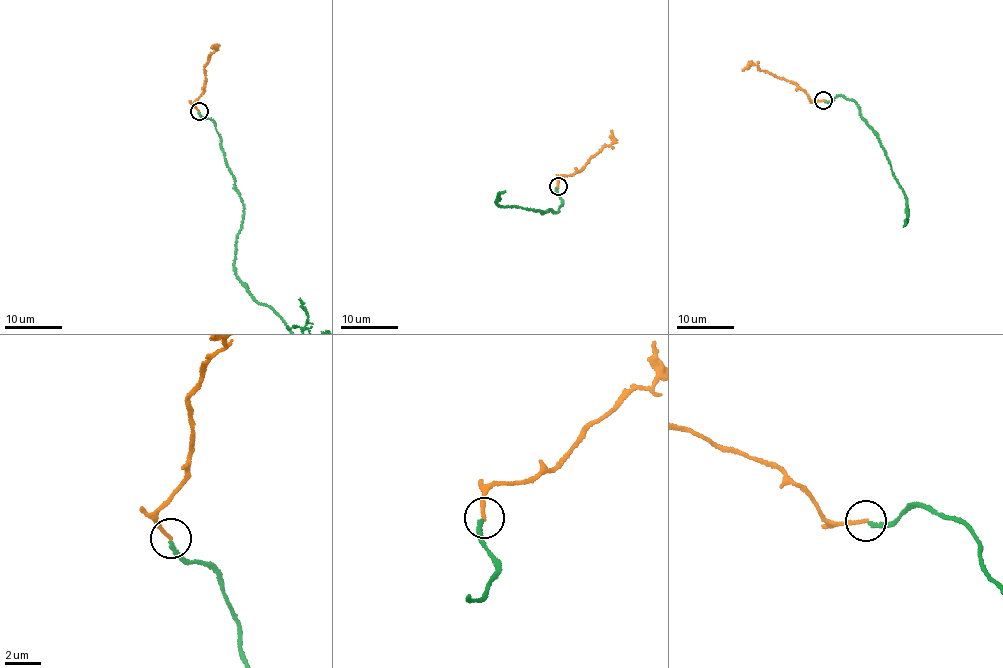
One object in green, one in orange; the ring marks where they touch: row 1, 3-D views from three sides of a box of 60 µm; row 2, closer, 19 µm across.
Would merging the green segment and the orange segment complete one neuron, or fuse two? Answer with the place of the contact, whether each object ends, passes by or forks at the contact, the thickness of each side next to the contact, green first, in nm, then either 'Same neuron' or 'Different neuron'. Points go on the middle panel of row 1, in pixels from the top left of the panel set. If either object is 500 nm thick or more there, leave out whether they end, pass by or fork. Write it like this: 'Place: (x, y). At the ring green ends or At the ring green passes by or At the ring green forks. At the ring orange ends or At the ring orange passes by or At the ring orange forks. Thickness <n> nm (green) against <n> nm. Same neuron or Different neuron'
Place: (558, 186). At the ring green ends. At the ring orange ends. Thickness 190 nm (green) against 180 nm. Different neuron

